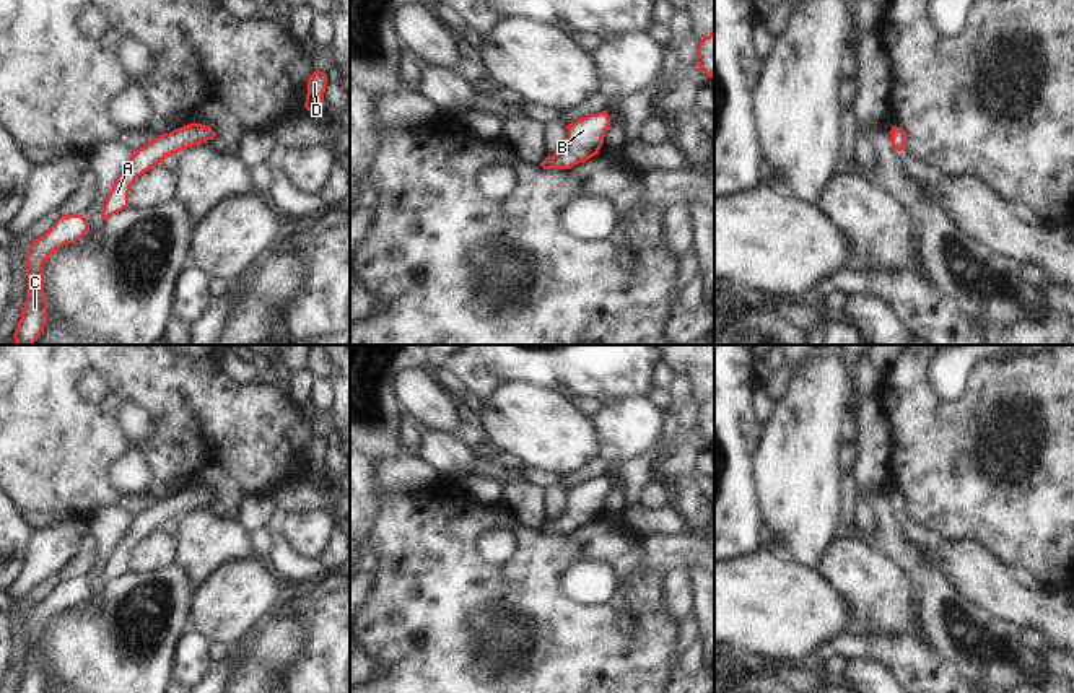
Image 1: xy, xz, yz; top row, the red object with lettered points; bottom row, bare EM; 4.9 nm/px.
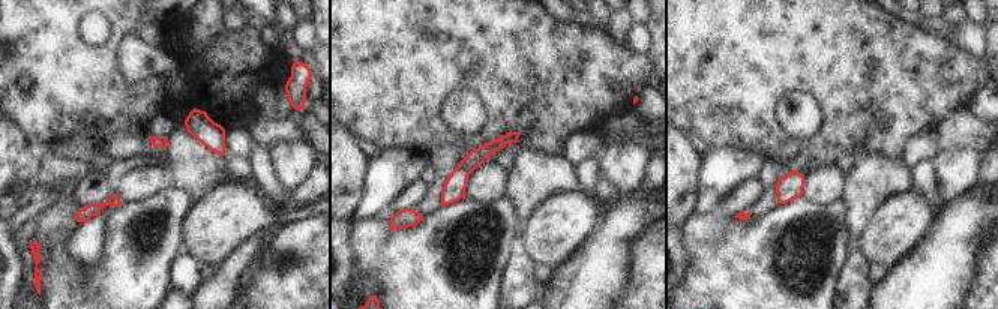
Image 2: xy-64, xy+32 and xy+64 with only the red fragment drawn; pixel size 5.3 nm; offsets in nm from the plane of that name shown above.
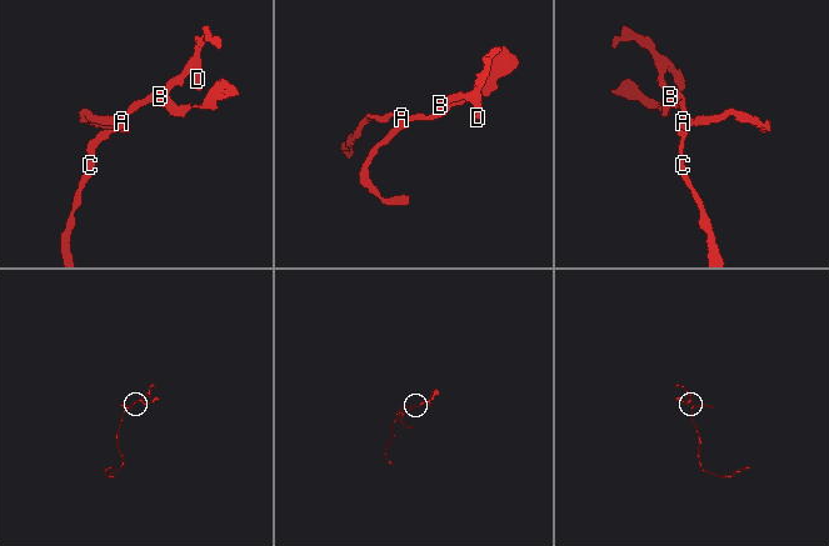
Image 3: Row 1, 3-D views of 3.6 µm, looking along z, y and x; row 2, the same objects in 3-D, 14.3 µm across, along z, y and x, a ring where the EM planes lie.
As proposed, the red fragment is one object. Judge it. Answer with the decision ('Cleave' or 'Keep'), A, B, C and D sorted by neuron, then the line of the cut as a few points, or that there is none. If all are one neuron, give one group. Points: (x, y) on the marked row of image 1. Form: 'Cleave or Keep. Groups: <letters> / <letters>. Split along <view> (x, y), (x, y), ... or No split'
Keep. Groups: A B C D. No split.

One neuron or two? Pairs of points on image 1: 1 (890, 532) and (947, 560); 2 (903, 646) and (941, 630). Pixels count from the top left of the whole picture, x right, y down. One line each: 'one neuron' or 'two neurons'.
1: two neurons
2: two neurons

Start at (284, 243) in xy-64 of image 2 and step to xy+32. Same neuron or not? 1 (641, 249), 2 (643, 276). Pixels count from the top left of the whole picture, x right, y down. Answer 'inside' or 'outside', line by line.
1: inside
2: inside

